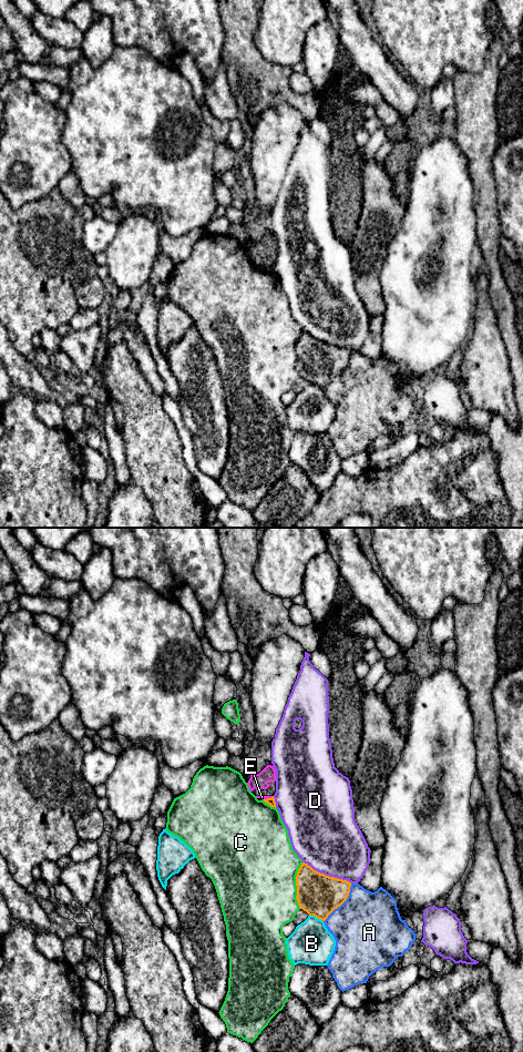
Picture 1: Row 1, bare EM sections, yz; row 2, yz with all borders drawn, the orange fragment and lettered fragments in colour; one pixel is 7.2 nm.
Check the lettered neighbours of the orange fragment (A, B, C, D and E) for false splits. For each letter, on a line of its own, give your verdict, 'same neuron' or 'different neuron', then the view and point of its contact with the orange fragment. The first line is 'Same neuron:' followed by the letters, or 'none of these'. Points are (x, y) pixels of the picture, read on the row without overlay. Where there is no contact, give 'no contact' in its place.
Same neuron: none of these
A: different neuron | yz (341, 371)
B: different neuron | yz (316, 385)
C: different neuron | yz (296, 353)
D: different neuron | yz (327, 344)
E: different neuron | yz (267, 266)

